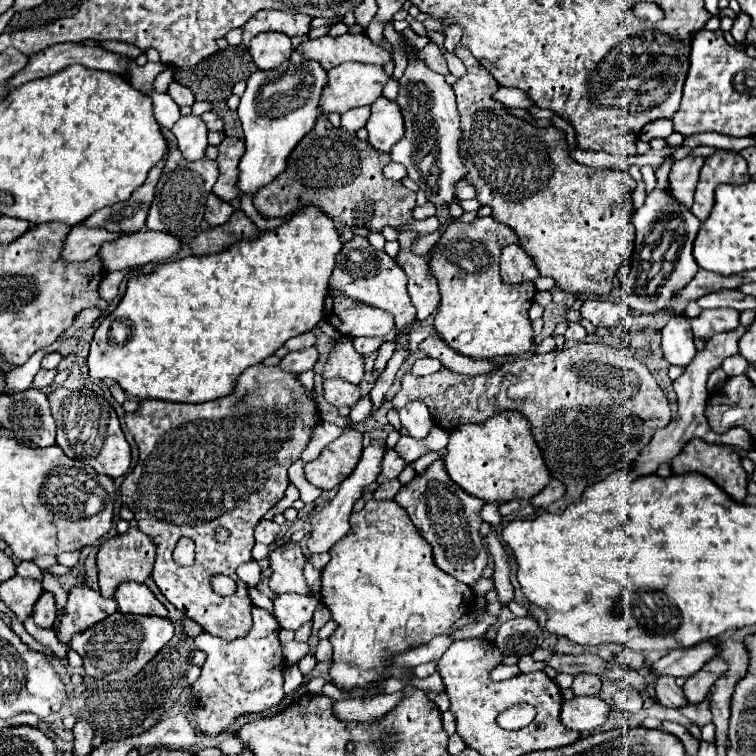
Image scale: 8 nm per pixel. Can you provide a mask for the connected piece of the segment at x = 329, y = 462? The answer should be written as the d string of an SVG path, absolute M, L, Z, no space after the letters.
M346 426L342 436L328 444L322 454L304 466L304 474L310 484L332 490L356 468L362 456L362 432Z

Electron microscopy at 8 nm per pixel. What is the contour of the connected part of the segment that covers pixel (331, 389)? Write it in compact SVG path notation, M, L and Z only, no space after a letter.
M336 378L336 380L326 380L326 382L324 382L324 396L326 396L326 400L328 400L330 404L334 404L334 406L338 406L338 408L340 408L340 406L352 408L352 406L356 406L358 400L362 398L362 392L360 392L358 386L350 384L350 382L346 382L346 380Z

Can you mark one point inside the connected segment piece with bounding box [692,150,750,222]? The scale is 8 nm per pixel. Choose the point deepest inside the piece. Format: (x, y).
(724, 167)

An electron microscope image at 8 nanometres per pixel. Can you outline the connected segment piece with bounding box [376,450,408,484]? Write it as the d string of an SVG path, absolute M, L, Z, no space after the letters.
M386 450L386 456L384 456L384 460L382 460L382 472L380 472L380 476L378 476L376 482L382 484L382 482L388 482L388 480L398 478L400 472L402 472L406 466L408 466L408 464L398 456L398 452Z

